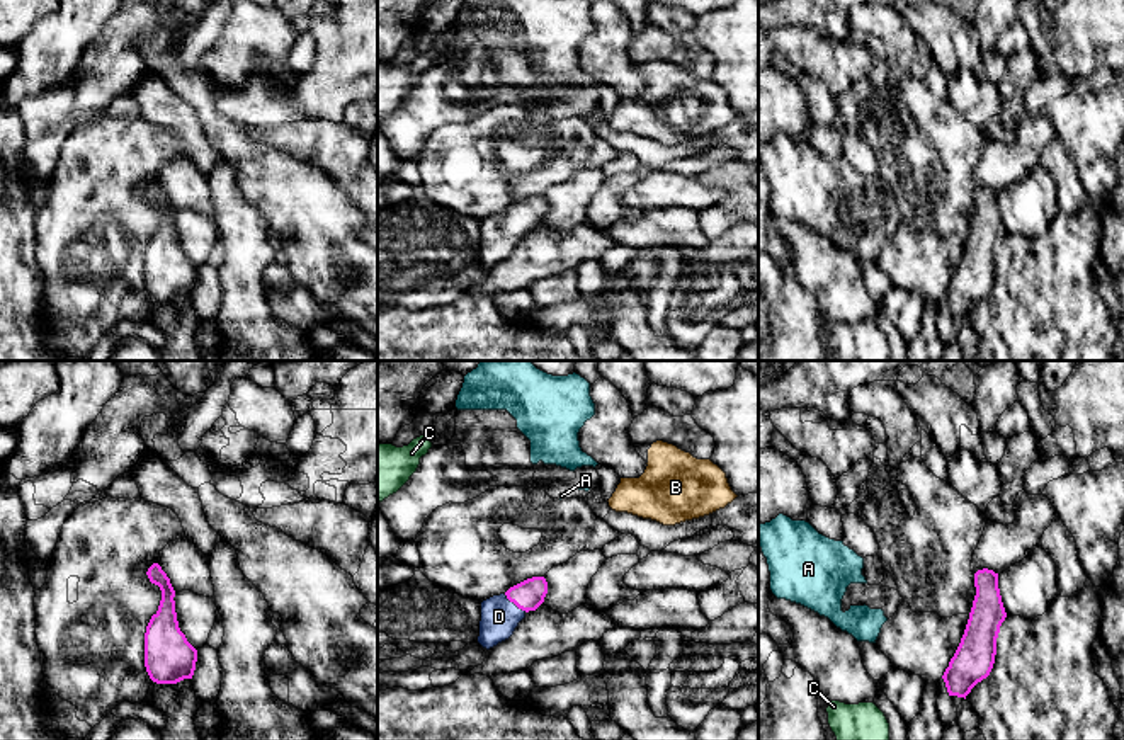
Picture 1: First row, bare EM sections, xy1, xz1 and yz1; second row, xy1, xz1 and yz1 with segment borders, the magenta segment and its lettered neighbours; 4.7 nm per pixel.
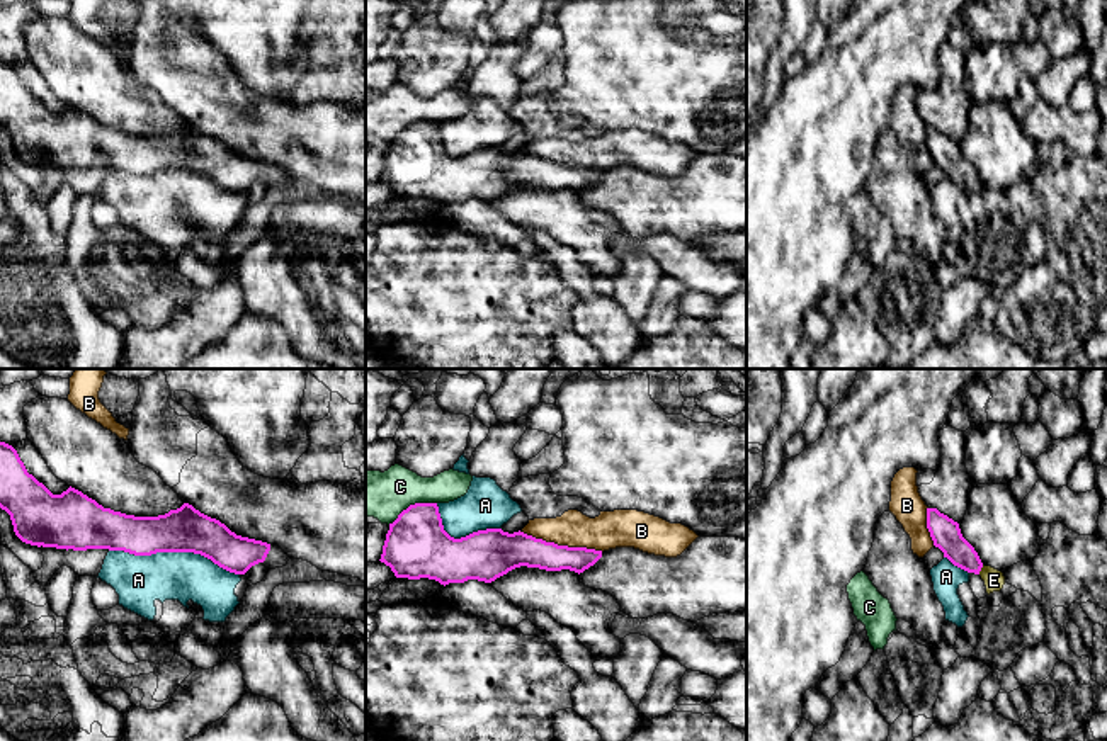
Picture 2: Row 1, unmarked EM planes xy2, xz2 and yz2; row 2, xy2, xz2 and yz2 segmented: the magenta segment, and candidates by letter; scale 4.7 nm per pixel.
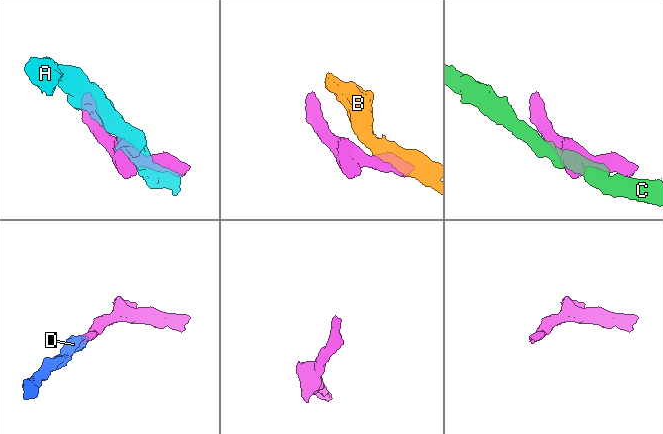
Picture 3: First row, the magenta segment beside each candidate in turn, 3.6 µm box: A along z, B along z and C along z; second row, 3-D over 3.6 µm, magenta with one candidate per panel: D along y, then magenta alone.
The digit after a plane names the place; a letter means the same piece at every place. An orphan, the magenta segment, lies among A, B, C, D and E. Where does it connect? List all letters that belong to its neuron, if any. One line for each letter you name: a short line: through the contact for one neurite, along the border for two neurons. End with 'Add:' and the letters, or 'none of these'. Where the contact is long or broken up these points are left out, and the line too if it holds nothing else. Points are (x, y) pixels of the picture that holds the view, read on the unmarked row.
D: Line: xz1 (529, 213), (516, 223), (499, 235)
Add: D

